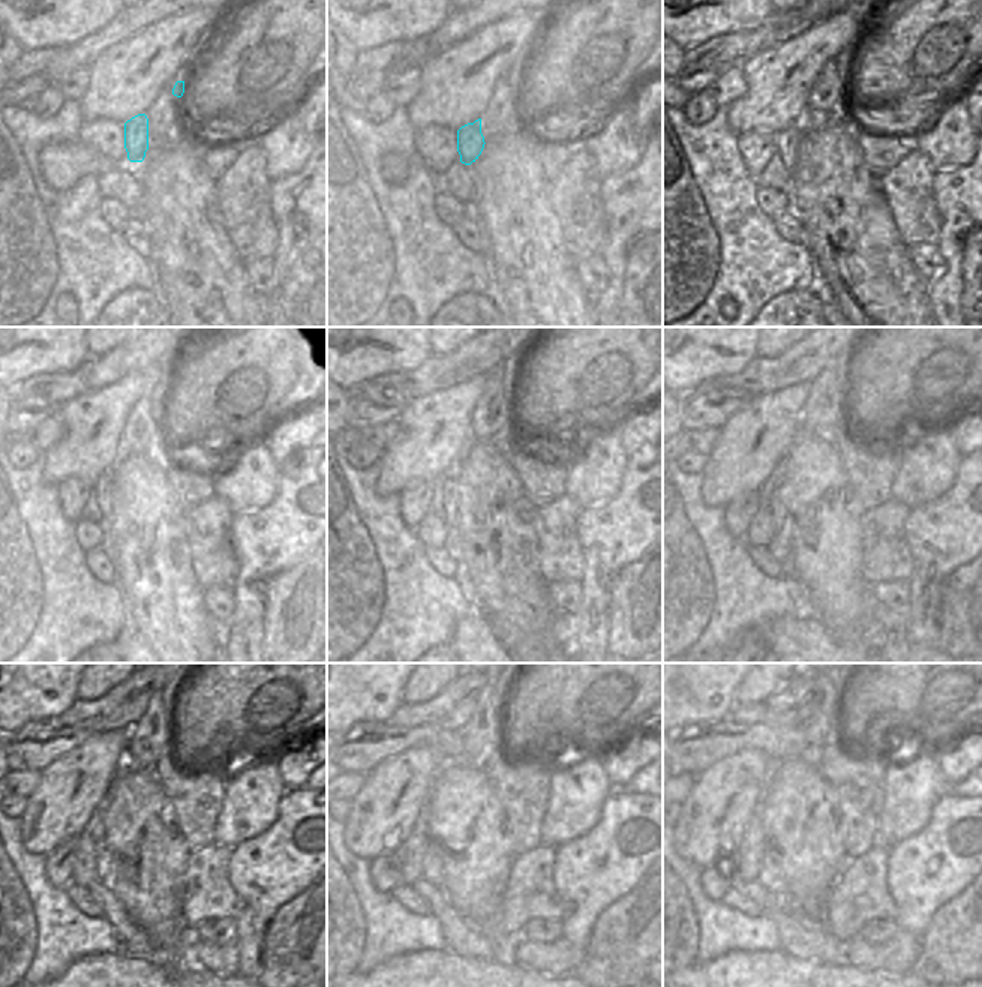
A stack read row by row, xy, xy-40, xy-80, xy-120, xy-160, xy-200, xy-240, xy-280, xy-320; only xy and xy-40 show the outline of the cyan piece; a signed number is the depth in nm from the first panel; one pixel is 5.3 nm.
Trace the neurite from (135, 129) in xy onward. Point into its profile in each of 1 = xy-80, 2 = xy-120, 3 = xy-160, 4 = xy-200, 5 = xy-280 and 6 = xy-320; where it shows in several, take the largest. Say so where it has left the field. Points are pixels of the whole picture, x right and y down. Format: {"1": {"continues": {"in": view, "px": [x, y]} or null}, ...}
{"1": {"continues": {"in": "xy-80", "px": [787, 143]}}, "2": {"continues": {"in": "xy-120", "px": [105, 485]}}, "3": {"continues": {"in": "xy-160", "px": [438, 498]}}, "4": {"continues": {"in": "xy-200", "px": [780, 546]}}, "5": {"continues": {"in": "xy-280", "px": [432, 861]}}, "6": {"continues": {"in": "xy-320", "px": [771, 878]}}}

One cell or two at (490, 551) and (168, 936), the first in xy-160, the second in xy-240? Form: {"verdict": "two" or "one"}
{"verdict": "one"}

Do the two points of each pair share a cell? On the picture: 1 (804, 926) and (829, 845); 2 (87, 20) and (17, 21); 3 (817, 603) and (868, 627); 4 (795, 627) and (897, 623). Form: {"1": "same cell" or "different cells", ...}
{"1": "different cells", "2": "same cell", "3": "different cells", "4": "different cells"}

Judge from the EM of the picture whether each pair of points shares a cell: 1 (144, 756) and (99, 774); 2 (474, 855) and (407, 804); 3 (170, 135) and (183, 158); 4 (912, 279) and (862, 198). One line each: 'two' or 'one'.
1: two
2: two
3: two
4: two

